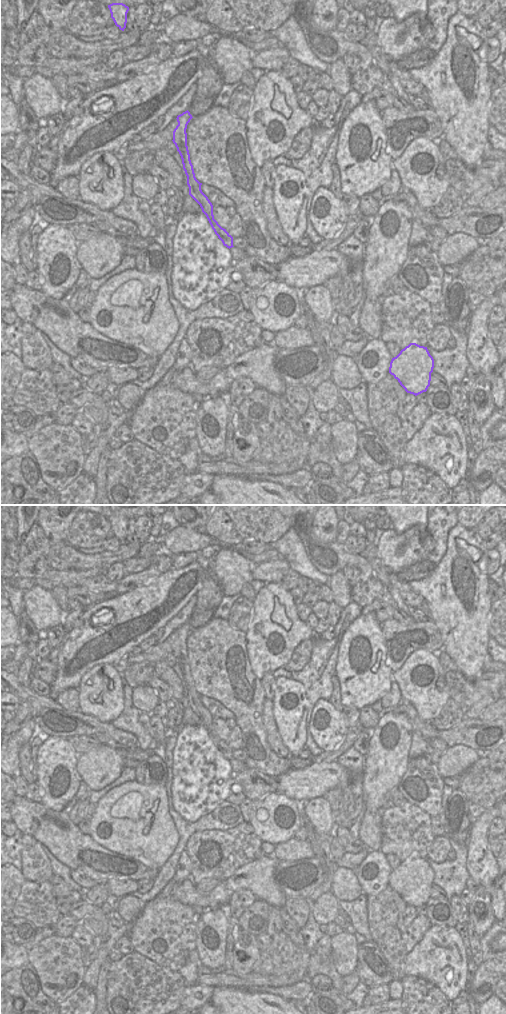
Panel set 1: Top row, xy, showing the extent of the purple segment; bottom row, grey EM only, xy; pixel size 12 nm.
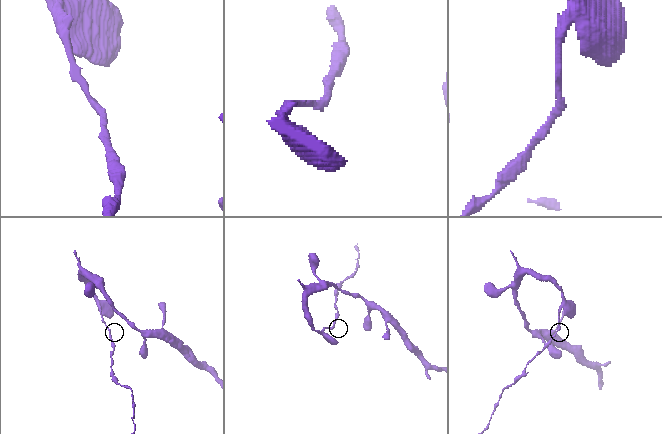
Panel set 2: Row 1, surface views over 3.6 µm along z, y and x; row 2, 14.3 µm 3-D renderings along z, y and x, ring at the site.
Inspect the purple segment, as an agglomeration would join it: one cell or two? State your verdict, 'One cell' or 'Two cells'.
Two cells

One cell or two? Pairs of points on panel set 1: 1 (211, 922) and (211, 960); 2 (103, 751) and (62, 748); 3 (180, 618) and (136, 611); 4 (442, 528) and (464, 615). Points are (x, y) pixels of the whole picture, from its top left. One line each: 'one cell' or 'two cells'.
1: one cell
2: two cells
3: two cells
4: two cells

